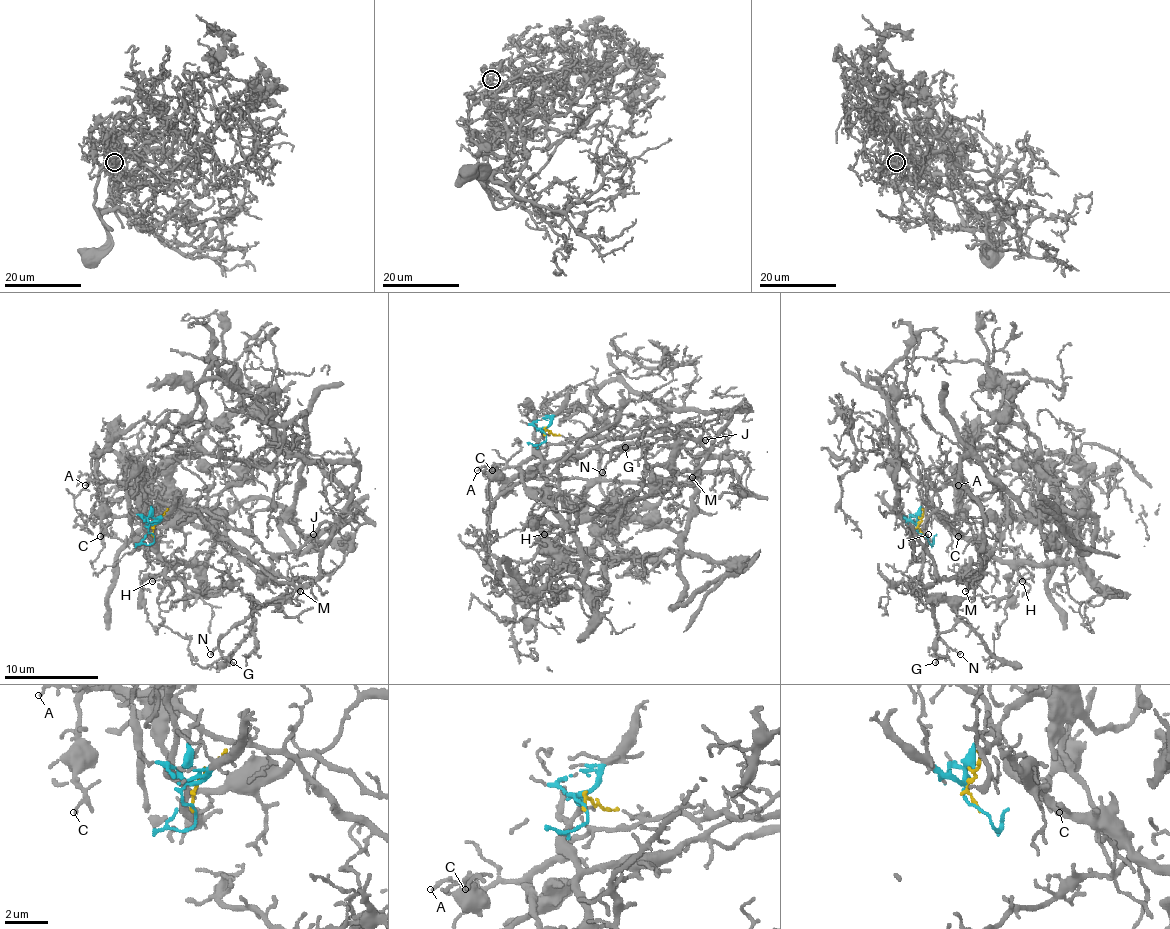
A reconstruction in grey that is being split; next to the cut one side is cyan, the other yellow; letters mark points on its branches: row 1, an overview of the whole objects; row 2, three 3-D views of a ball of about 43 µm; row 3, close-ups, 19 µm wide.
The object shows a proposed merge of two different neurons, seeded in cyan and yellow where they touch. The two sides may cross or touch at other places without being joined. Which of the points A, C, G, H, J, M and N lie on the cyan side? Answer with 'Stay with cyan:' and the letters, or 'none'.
Stay with cyan: H

